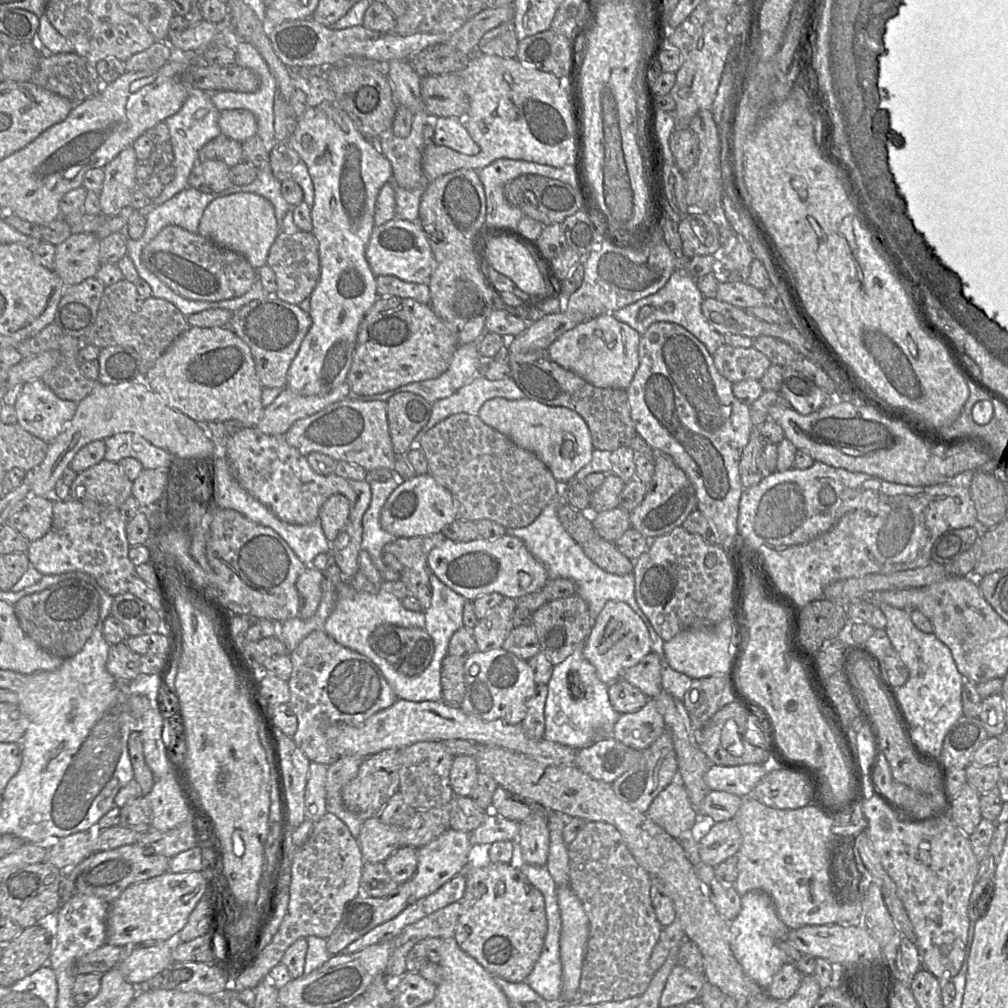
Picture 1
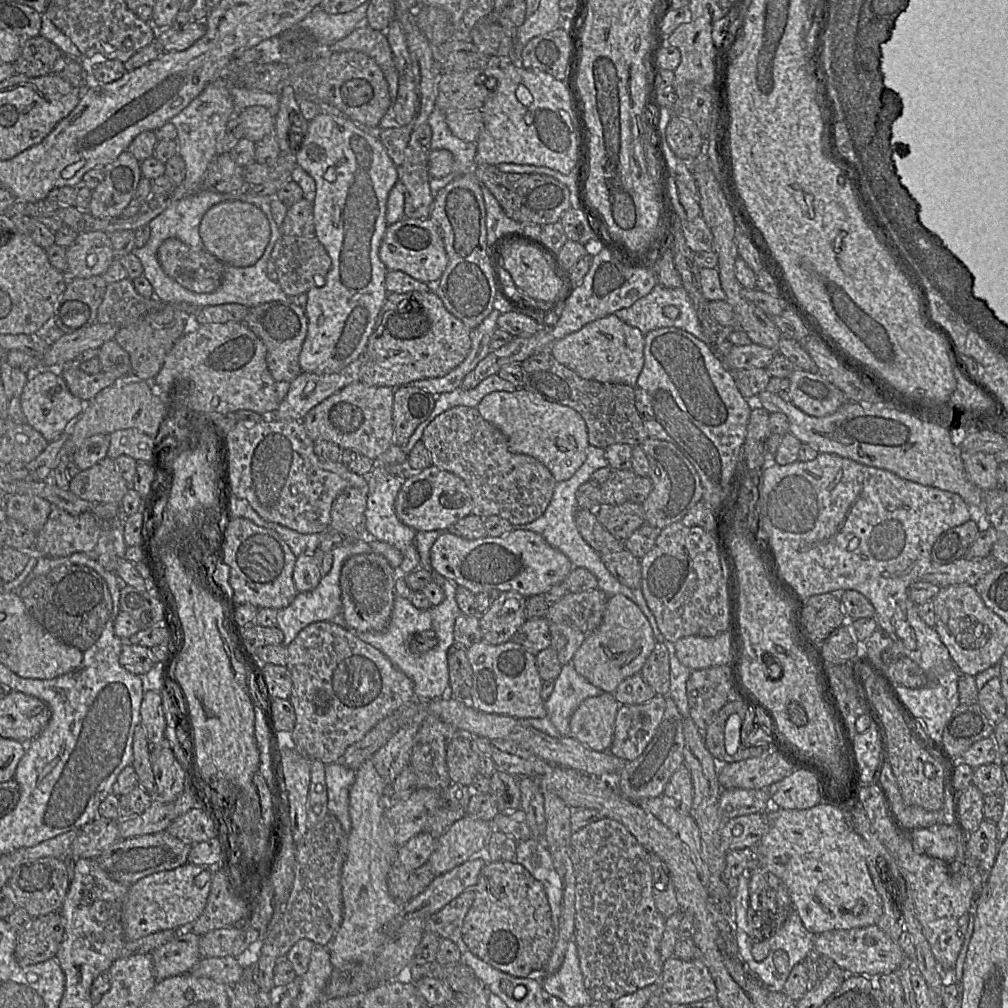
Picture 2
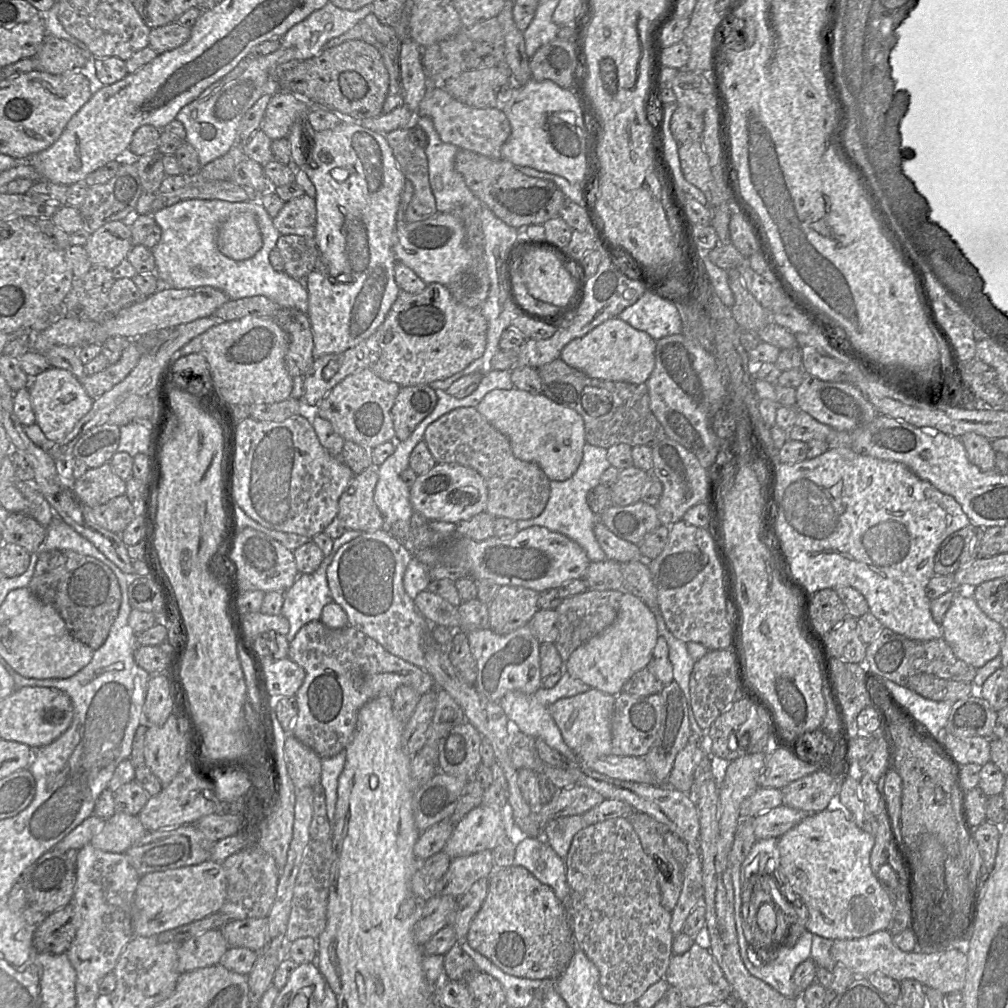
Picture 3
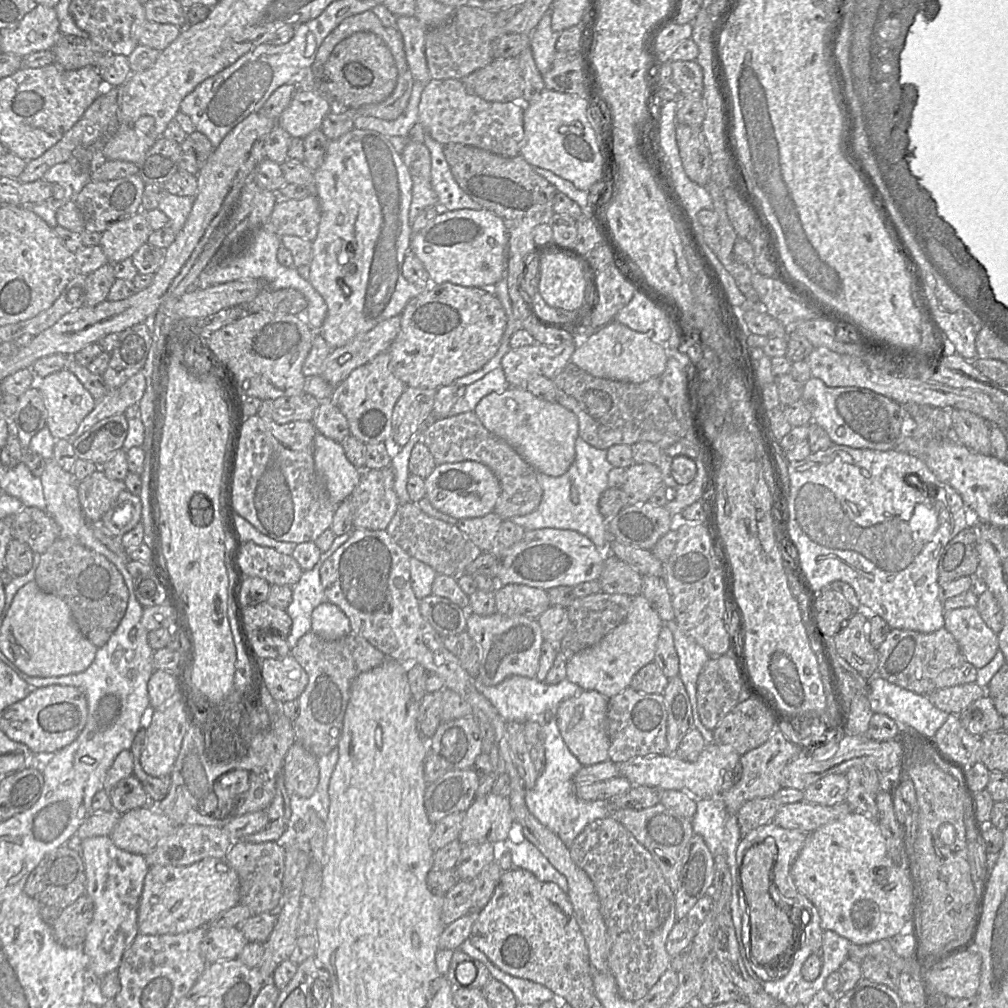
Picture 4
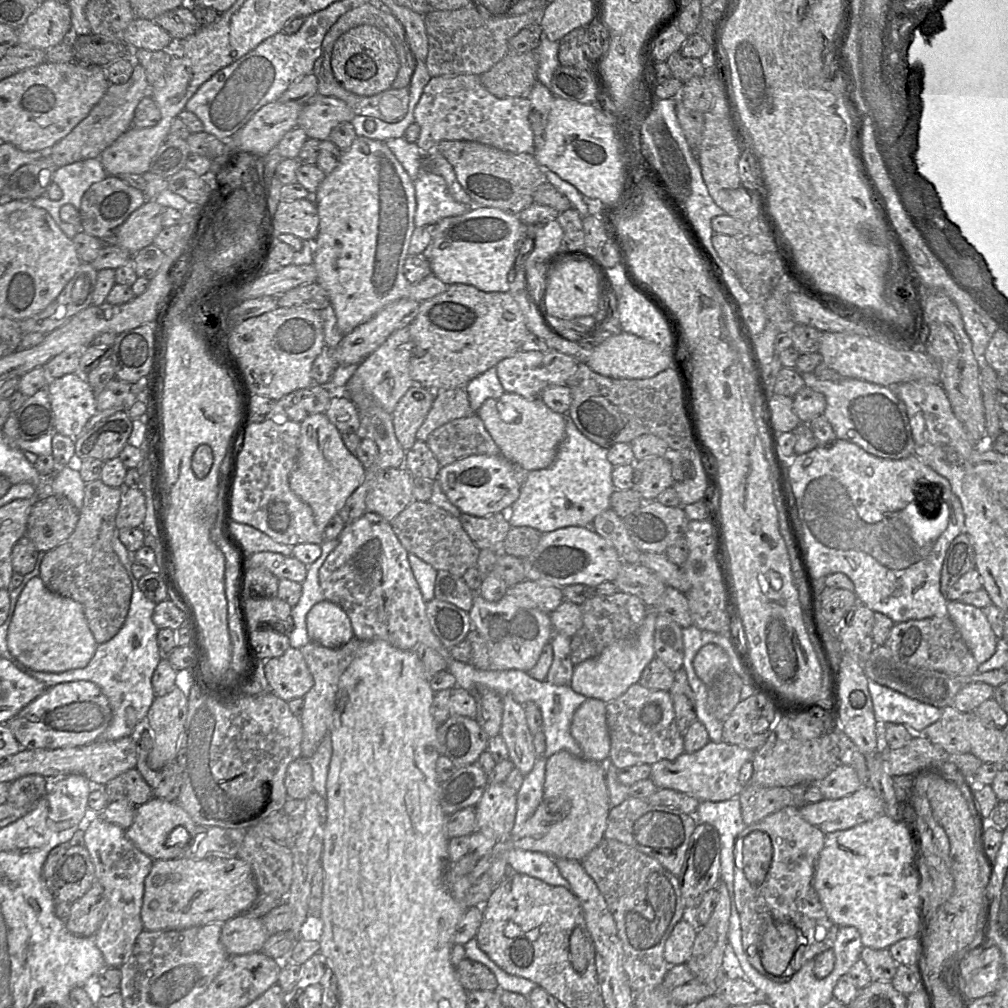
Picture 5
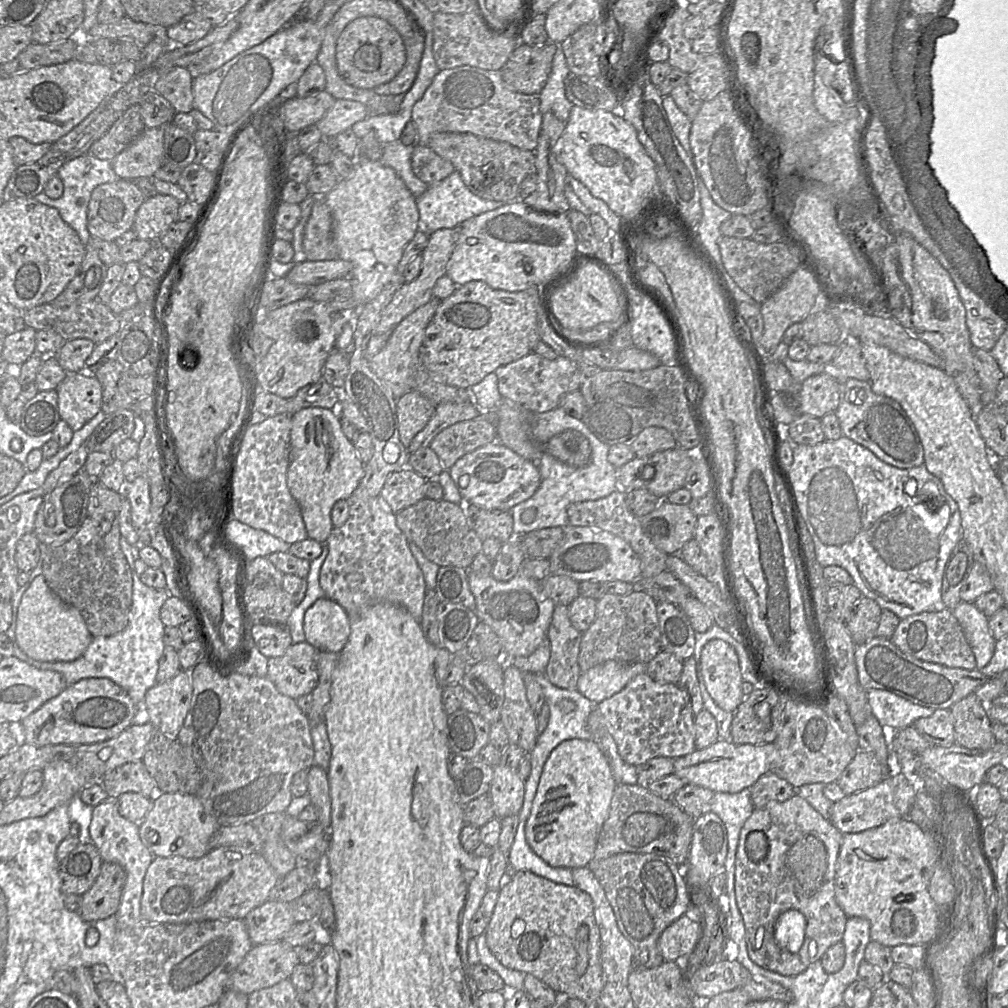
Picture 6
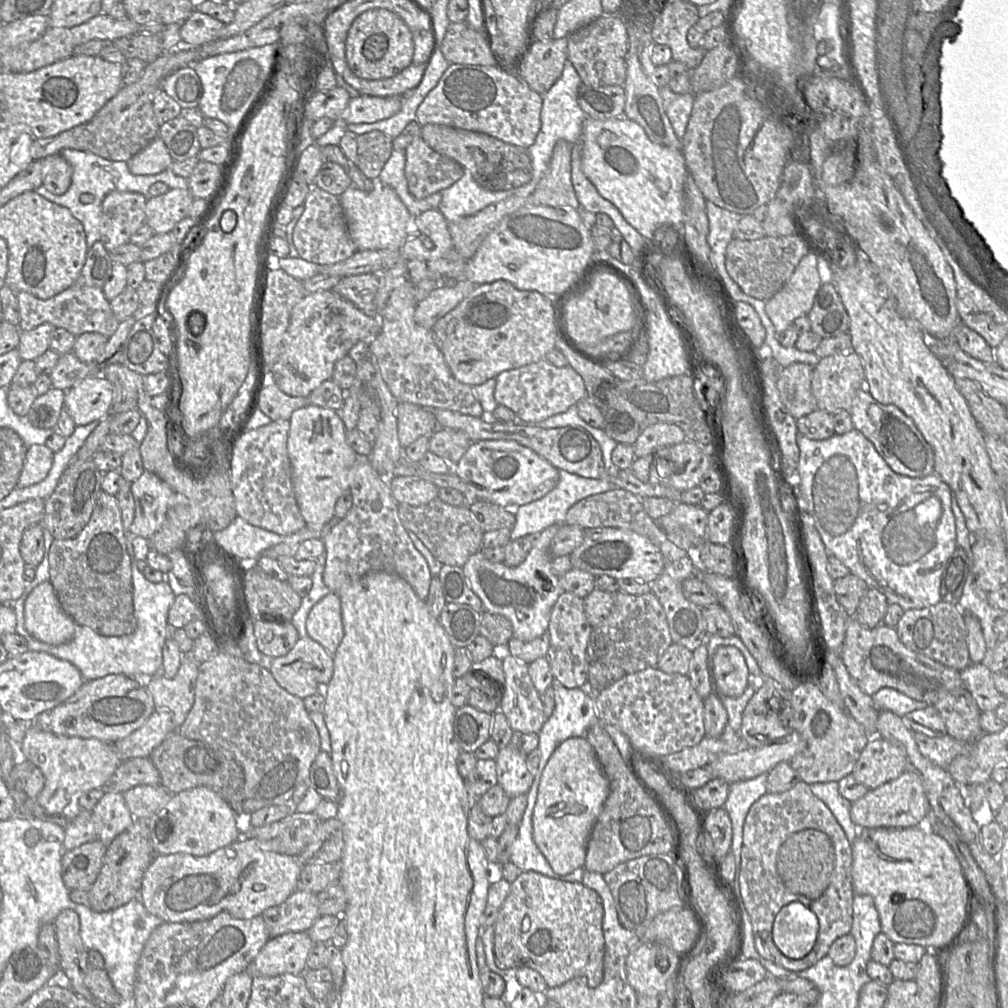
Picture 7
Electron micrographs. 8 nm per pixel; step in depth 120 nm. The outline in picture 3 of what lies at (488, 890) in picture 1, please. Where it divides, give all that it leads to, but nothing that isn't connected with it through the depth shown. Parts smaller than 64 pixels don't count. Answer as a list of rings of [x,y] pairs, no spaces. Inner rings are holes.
[[[523,866],[495,869],[488,882],[488,894],[471,921],[466,942],[509,975],[557,980],[576,950],[566,904]]]

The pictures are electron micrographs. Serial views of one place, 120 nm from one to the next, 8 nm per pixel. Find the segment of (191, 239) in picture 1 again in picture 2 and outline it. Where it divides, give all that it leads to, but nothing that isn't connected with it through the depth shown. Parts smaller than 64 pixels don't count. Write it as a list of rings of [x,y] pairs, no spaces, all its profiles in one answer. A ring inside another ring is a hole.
[[[168,238],[158,248],[157,257],[169,277],[193,292],[214,292],[222,282],[225,264],[206,249],[195,250],[177,238]]]

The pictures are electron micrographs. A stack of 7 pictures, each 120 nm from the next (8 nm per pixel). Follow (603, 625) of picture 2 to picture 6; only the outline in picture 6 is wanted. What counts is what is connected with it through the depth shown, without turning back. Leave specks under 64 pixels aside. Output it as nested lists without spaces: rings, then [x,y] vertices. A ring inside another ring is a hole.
[[[606,661],[581,673],[577,690],[594,703],[600,703],[620,692],[634,677],[645,673],[647,663],[622,664]]]

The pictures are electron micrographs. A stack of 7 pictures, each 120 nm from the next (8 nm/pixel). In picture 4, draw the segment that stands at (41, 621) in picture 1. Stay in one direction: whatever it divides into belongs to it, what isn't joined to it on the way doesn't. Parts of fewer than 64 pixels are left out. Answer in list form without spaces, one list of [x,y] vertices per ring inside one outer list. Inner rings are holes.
[[[58,538],[43,554],[35,573],[39,588],[64,600],[81,633],[97,648],[104,646],[128,607],[128,588],[117,567],[78,540]]]

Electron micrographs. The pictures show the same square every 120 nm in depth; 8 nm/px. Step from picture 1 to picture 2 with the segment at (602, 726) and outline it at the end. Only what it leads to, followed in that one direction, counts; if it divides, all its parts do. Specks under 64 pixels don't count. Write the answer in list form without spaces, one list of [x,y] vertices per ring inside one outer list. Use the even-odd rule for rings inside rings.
[[[569,662],[562,665],[554,689],[544,701],[547,716],[522,720],[551,737],[570,736],[569,723],[574,711],[585,699],[602,693],[601,689],[579,675],[572,662]]]

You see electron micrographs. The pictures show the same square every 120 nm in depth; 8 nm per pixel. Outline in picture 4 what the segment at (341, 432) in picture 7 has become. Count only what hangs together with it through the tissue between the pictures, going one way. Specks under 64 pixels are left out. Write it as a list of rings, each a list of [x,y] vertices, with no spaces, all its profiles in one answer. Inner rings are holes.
[[[318,432],[314,437],[314,464],[331,501],[336,504],[350,496],[362,473],[347,459],[340,443]]]

